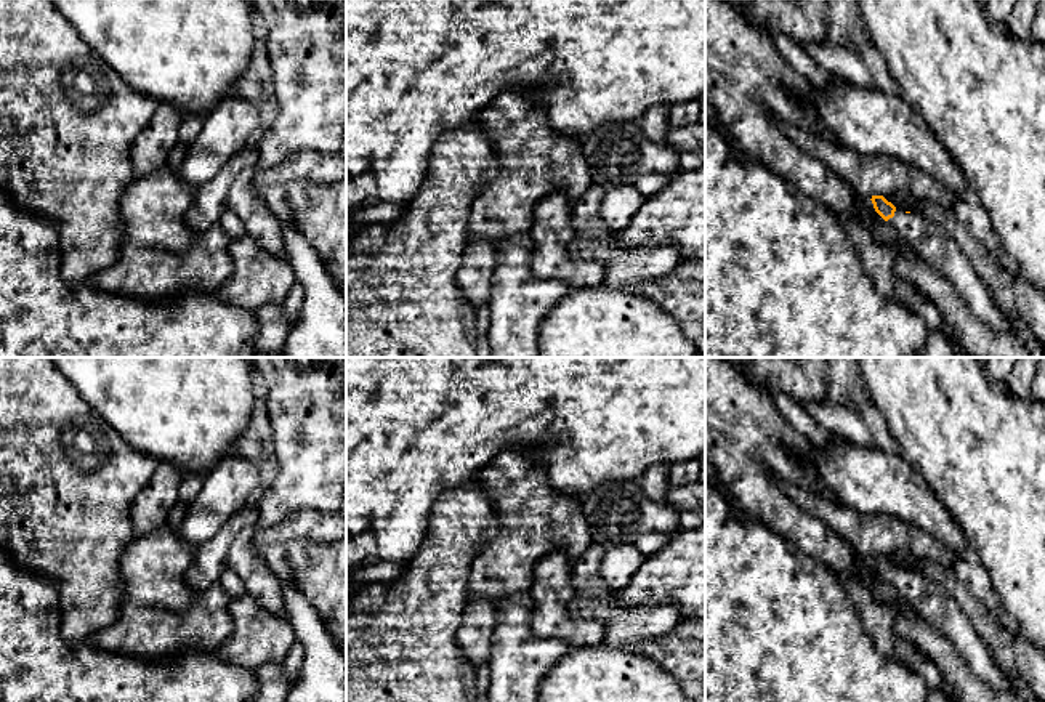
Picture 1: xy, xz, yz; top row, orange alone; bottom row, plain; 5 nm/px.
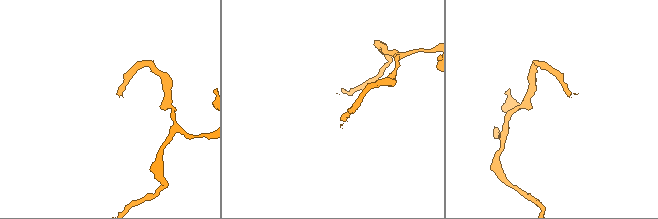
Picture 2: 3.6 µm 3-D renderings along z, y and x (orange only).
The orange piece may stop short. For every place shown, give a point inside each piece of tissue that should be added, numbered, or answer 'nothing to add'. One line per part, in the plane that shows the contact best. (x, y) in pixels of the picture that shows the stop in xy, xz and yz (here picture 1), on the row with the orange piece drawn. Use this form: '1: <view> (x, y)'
1: yz (930, 241)

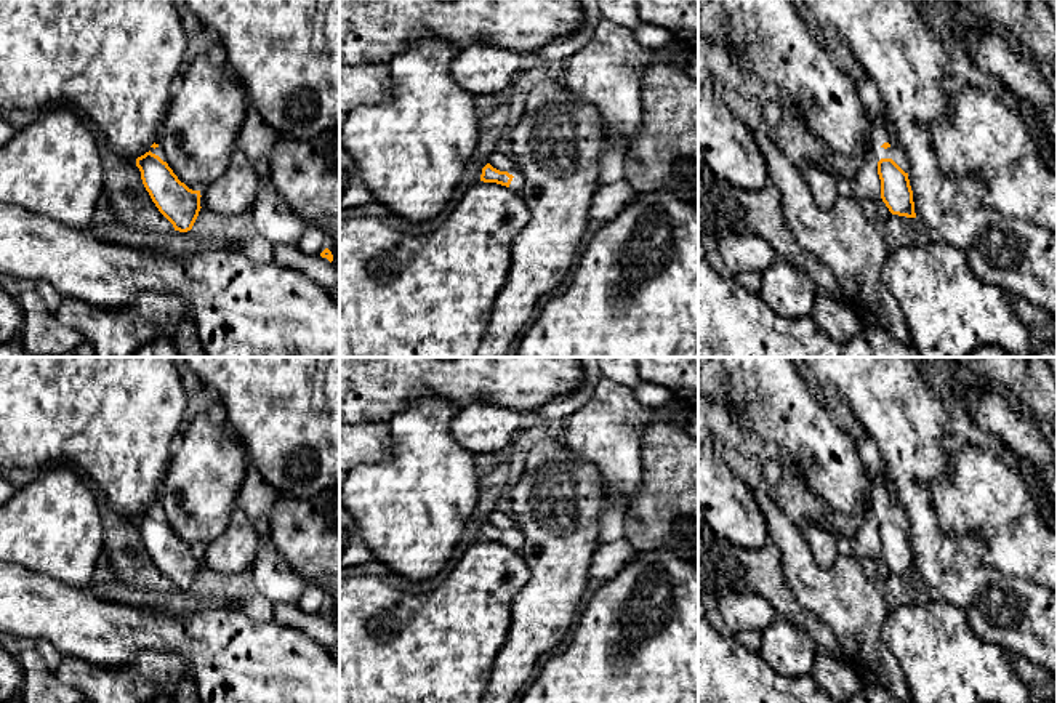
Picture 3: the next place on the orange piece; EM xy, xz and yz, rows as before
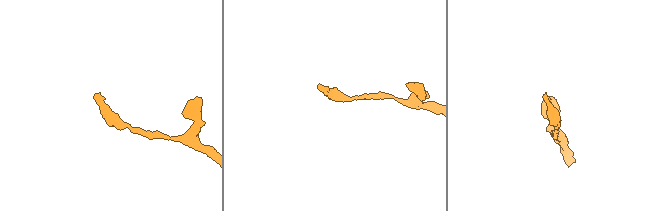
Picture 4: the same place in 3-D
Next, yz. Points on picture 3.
1: yz (880, 135)

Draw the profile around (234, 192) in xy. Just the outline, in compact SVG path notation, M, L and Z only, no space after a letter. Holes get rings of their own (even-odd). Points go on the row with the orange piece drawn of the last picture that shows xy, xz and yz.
M235 151L226 171L202 189L200 195L213 213L235 216L251 210L261 183L255 163Z

